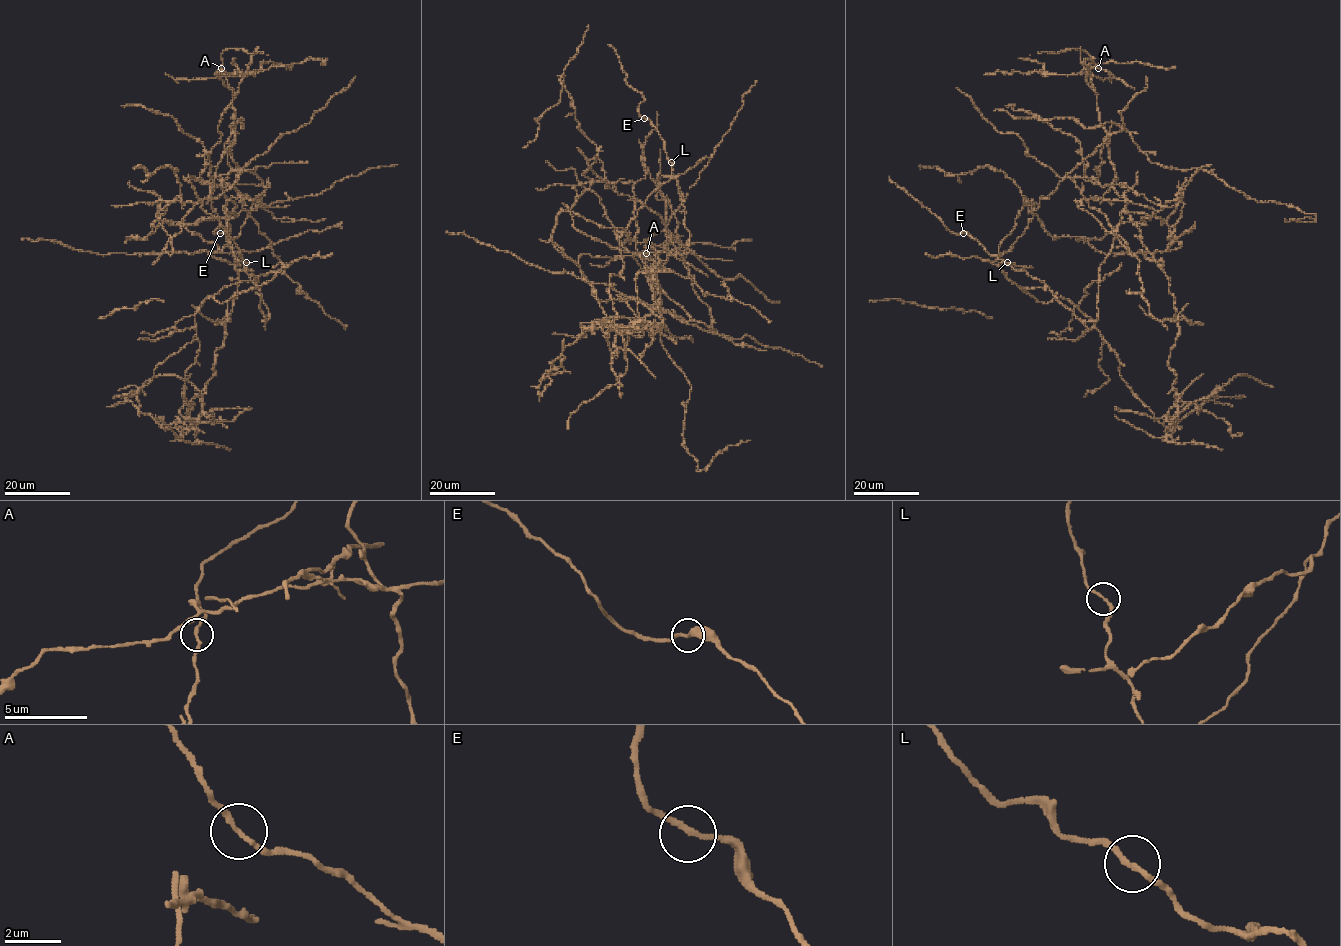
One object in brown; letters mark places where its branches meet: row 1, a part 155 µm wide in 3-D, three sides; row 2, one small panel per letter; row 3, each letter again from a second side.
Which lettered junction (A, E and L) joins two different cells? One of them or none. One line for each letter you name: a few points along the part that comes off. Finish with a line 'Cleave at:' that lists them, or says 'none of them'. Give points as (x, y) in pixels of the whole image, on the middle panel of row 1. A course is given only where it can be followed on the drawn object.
L: (671, 162), (693, 253), (652, 271), (657, 306), (601, 302), (554, 245), (598, 154), (608, 188), (780, 301)
Cleave at: L

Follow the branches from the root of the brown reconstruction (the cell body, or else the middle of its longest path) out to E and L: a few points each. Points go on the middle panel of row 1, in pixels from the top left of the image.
E: (587, 280), (602, 301), (634, 297), (657, 306), (652, 271), (669, 254), (693, 253), (664, 140), (644, 118)
L: (587, 280), (602, 301), (634, 297), (658, 305), (652, 271), (669, 254), (693, 253), (671, 162)

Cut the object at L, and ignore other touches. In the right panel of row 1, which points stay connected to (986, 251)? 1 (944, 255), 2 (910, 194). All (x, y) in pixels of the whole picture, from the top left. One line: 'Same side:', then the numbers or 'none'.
Same side: 2

